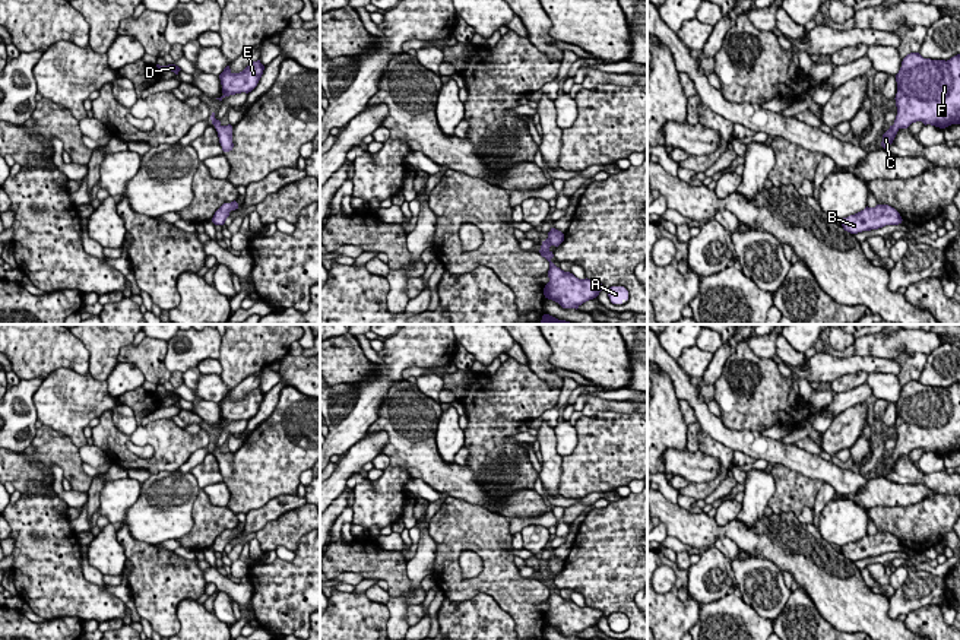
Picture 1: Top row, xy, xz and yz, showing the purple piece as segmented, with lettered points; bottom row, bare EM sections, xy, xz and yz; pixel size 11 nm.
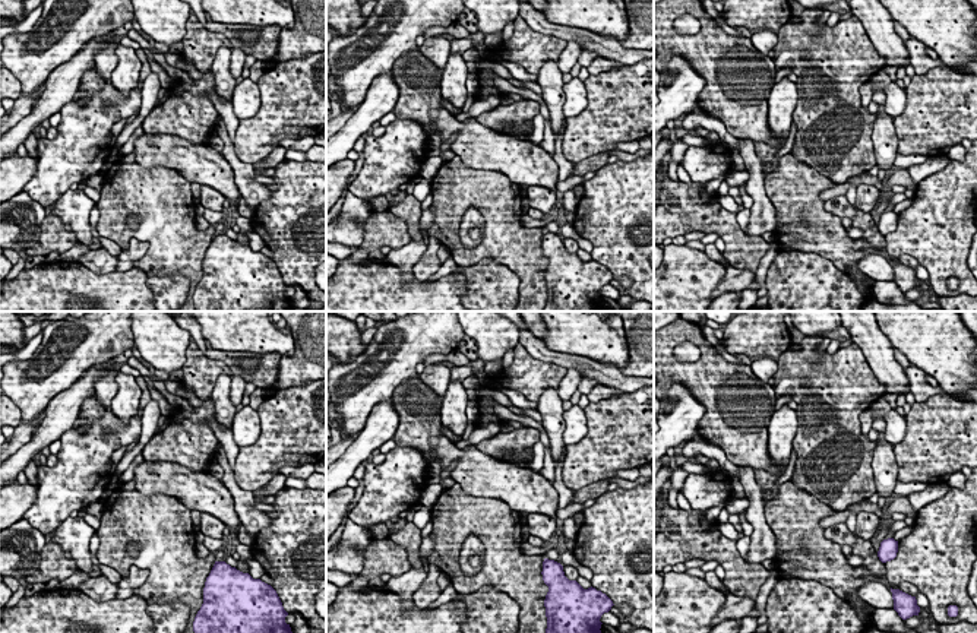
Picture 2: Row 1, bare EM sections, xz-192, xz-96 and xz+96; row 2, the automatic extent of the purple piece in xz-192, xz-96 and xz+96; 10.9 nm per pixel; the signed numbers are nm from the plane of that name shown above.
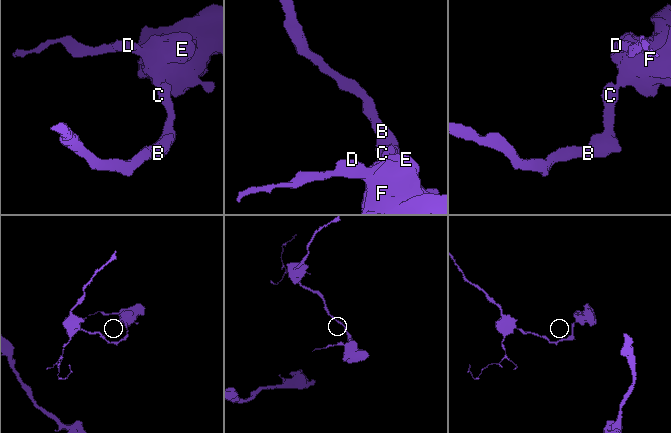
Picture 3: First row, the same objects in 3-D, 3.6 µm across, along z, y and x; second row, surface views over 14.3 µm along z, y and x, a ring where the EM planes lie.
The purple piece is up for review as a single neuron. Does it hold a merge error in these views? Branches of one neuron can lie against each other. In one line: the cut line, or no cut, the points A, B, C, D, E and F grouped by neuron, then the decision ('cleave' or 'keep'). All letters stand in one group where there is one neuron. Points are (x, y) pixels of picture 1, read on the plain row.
cut none; groups A B C D E F; keep

